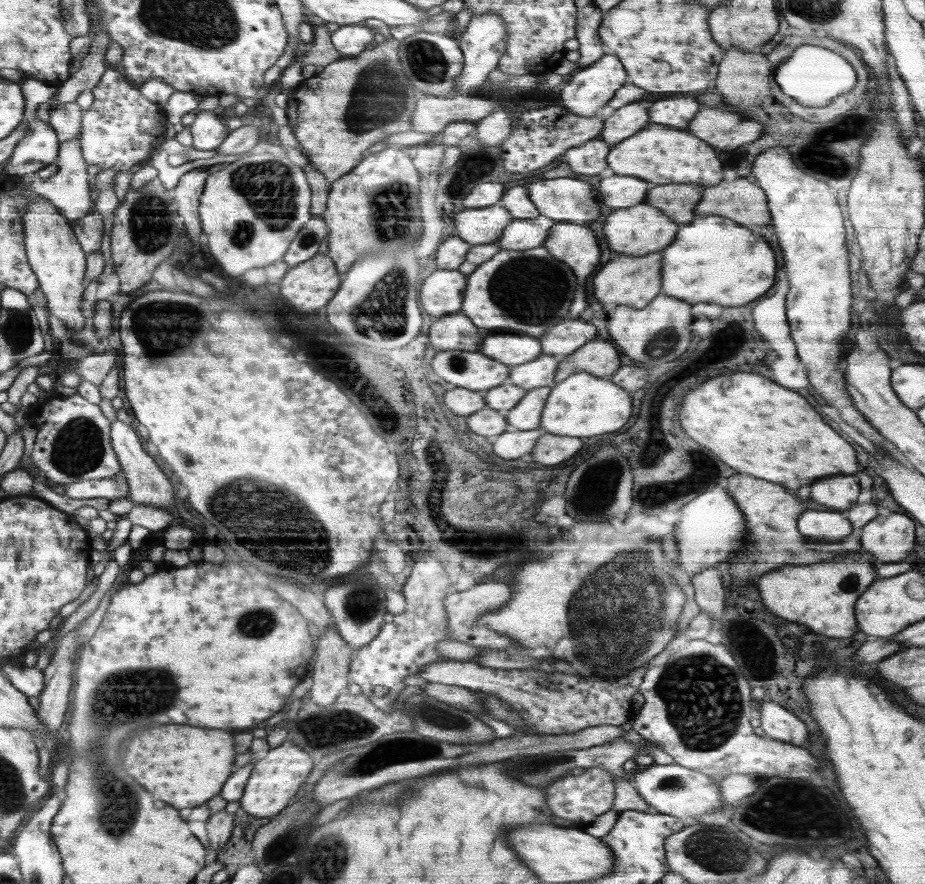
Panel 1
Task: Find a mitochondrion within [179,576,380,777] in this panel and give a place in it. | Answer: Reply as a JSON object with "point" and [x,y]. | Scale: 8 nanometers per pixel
{"point":[335,728]}

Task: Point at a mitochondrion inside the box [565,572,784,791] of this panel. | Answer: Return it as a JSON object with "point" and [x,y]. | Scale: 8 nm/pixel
{"point":[701,695]}

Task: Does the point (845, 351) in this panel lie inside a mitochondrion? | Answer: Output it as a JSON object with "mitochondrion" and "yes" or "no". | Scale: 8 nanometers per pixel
{"mitochondrion":"no"}

